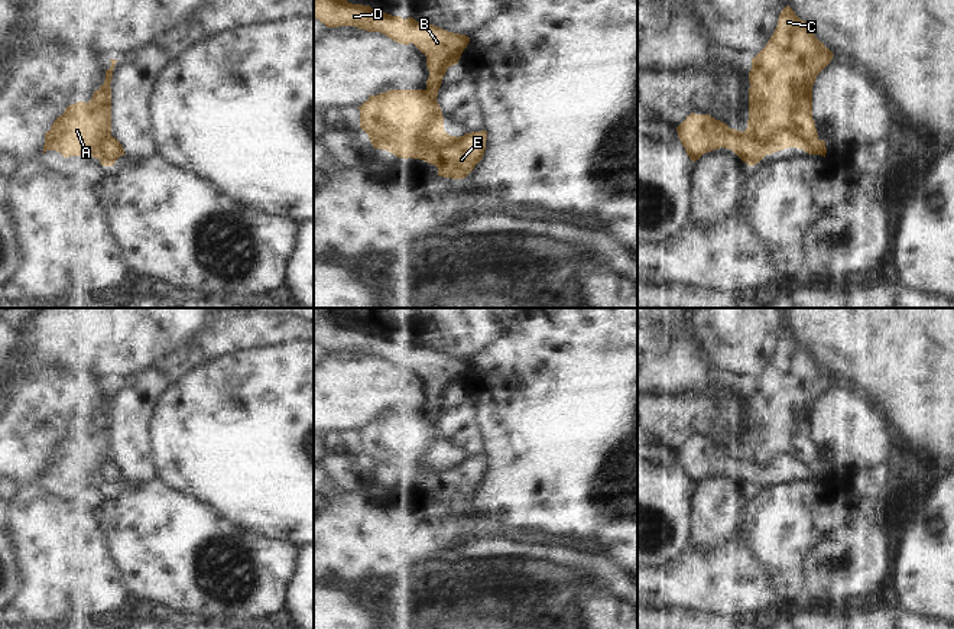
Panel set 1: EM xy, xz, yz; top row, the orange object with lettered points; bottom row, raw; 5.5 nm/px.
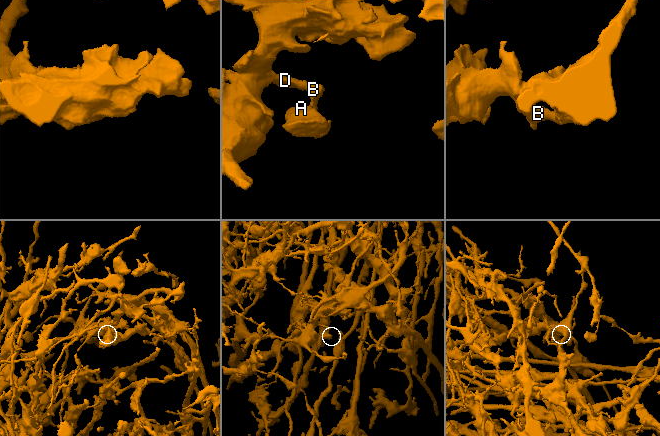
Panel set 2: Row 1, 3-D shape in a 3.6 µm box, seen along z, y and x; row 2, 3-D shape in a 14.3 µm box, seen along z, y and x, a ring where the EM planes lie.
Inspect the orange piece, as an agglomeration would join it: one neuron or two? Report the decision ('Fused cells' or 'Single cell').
Fused cells

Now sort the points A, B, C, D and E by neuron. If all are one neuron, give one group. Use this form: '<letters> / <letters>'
A C E / B D

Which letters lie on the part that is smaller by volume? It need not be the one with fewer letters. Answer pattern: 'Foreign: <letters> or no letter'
Foreign: A, C, E

